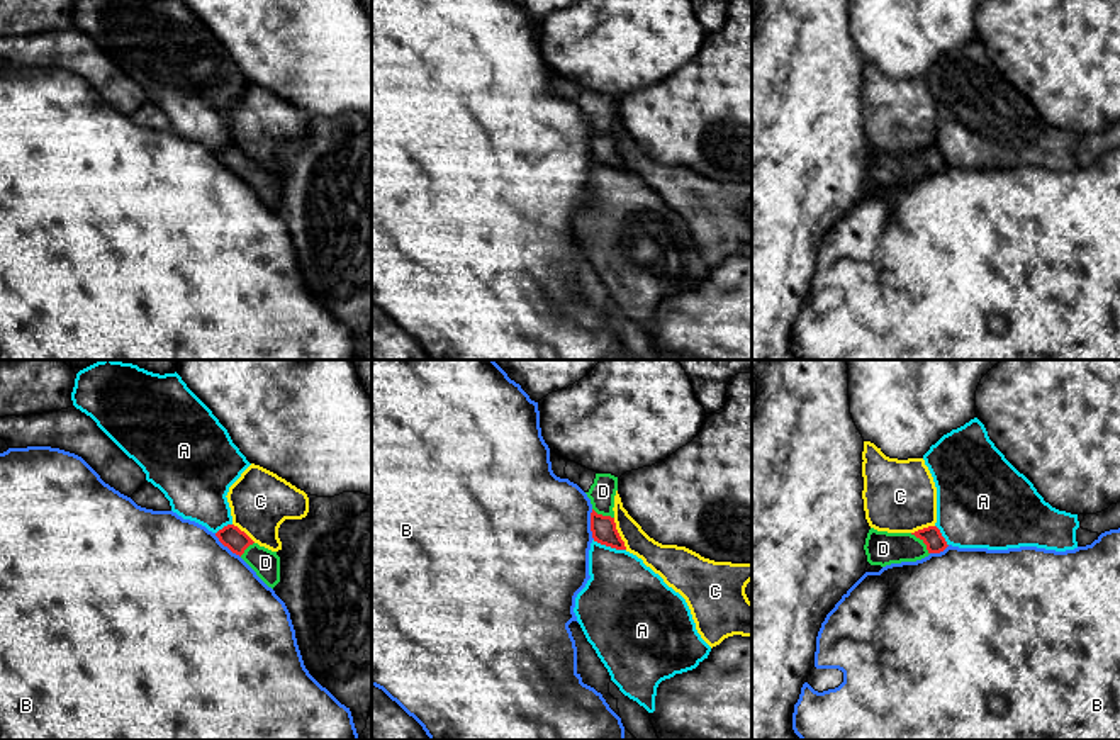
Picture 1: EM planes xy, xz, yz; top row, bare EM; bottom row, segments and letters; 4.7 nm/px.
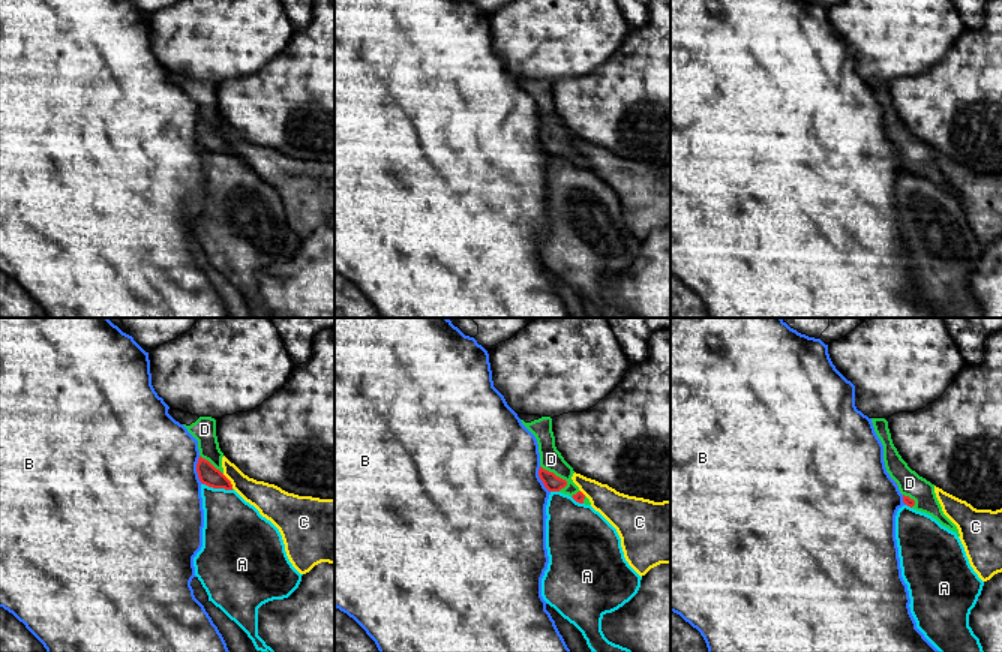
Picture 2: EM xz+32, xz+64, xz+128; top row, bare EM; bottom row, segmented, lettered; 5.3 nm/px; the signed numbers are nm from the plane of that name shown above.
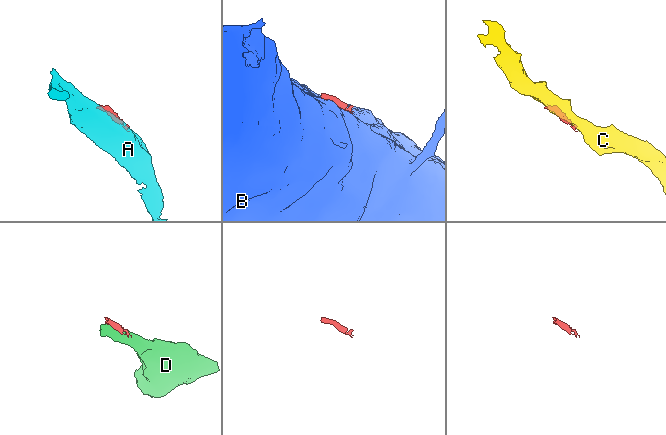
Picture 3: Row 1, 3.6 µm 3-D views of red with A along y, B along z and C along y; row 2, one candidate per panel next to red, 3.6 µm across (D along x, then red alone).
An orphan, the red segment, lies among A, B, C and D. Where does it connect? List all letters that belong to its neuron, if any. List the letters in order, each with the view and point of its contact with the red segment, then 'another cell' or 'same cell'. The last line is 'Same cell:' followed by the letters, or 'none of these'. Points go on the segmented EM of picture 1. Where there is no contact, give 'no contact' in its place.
A: contact xz (610, 545); another cell
B: contact xz (591, 525); another cell
C: contact xz (618, 533); another cell
D: contact yz (924, 542); same cell
Same cell: D

